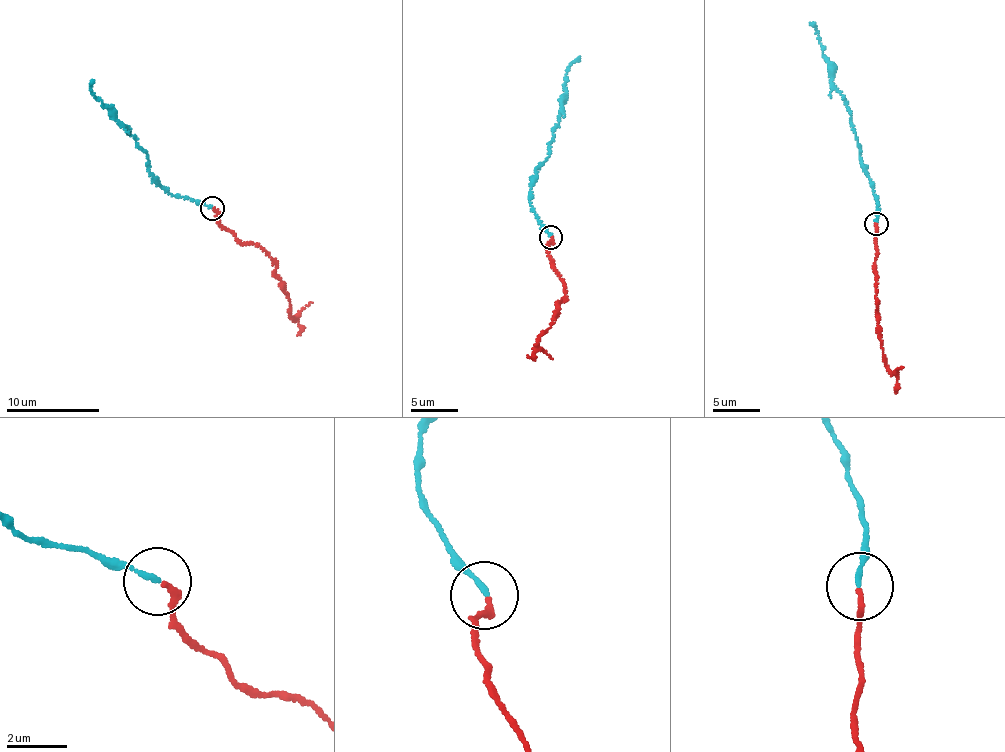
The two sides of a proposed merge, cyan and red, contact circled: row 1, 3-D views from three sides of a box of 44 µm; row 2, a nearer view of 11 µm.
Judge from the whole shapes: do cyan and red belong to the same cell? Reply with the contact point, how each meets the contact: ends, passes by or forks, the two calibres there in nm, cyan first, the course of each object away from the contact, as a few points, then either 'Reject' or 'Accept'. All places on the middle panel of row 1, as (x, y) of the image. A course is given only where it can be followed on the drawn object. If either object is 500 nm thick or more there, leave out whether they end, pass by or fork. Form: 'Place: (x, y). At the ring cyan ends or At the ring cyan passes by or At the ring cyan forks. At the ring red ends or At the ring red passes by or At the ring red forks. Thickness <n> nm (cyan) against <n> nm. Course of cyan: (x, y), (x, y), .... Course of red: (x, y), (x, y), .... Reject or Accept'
Place: (551, 237). At the ring cyan ends. At the ring red ends. Thickness 160 nm (cyan) against 190 nm. Course of cyan: (550, 236), (533, 209), (531, 188), (537, 168), (549, 156), (548, 143), (567, 97), (568, 66), (579, 56). Course of red: (552, 237), (548, 245), (565, 296), (556, 306), (553, 324), (543, 332), (536, 352), (527, 355). Accept

